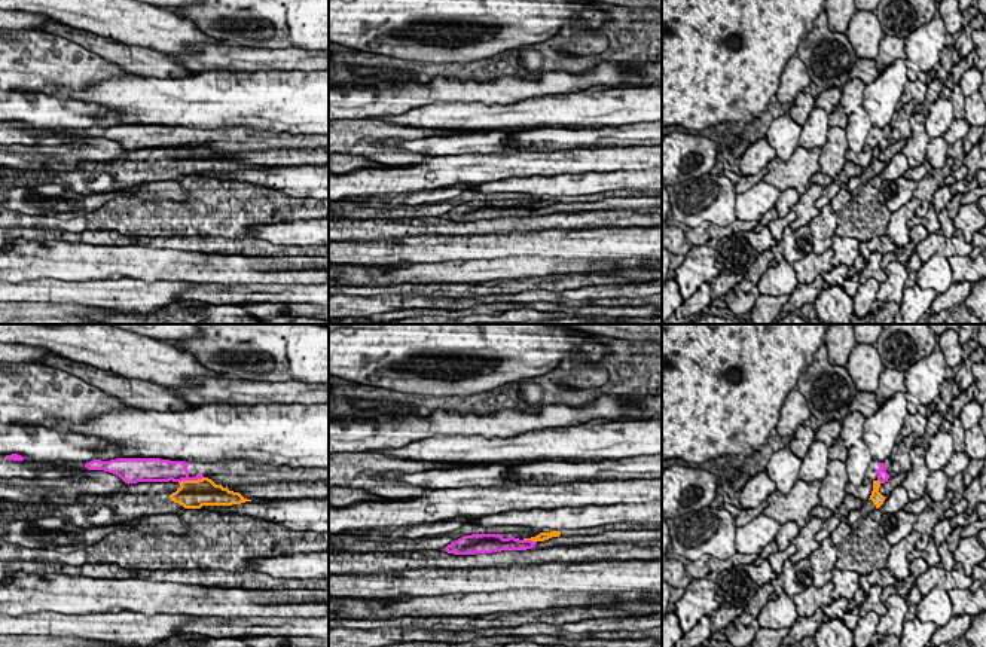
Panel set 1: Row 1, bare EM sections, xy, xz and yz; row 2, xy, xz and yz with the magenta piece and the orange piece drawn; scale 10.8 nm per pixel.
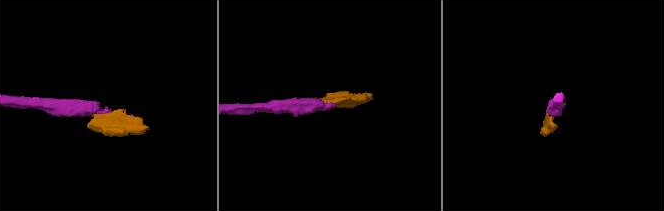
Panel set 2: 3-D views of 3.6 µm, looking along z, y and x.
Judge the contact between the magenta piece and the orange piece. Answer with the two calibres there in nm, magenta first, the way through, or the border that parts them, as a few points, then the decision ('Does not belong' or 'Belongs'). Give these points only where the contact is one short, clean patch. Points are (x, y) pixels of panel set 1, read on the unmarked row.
Thickness 220 nm (magenta) against 320 nm. Boundary: xy (202, 143), (179, 149). Does not belong

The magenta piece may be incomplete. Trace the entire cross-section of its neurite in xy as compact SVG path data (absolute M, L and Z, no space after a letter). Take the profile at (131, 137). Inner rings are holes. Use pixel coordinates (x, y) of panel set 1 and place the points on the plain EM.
M116 125L110 128L92 126L88 137L104 137L119 143L125 150L137 149L181 149L211 143L216 152L245 152L271 149L320 149L329 147L329 135L290 134L274 131L250 131L247 128L193 129L186 126L161 125Z

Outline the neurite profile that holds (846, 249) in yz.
M833 235L833 266L846 265L852 266L860 253L860 241L851 236Z

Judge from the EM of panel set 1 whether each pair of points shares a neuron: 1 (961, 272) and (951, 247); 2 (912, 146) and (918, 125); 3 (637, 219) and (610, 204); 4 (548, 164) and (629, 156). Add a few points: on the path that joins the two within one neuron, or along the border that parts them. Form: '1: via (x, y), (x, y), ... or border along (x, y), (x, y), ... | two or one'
1: border along (968, 255), (952, 255), (948, 259) | two
2: via (916, 142), (918, 130) | one
3: border along (646, 208), (591, 210), (585, 213) | two
4: via (568, 162), (608, 159) | one

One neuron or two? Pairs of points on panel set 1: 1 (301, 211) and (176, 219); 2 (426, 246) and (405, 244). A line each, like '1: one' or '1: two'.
1: one
2: one

